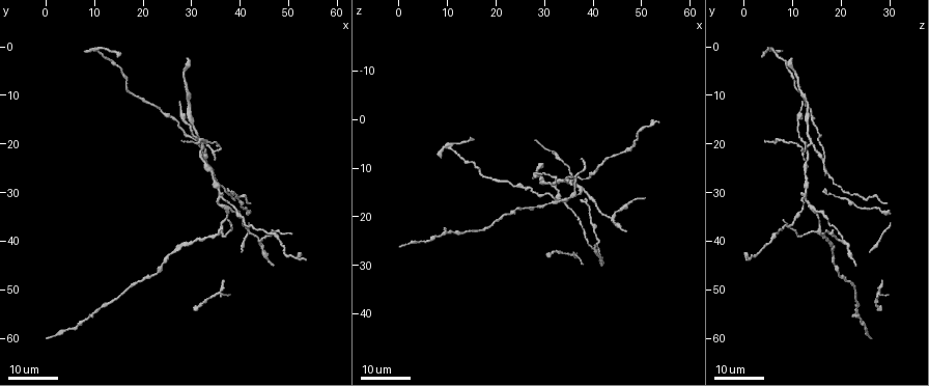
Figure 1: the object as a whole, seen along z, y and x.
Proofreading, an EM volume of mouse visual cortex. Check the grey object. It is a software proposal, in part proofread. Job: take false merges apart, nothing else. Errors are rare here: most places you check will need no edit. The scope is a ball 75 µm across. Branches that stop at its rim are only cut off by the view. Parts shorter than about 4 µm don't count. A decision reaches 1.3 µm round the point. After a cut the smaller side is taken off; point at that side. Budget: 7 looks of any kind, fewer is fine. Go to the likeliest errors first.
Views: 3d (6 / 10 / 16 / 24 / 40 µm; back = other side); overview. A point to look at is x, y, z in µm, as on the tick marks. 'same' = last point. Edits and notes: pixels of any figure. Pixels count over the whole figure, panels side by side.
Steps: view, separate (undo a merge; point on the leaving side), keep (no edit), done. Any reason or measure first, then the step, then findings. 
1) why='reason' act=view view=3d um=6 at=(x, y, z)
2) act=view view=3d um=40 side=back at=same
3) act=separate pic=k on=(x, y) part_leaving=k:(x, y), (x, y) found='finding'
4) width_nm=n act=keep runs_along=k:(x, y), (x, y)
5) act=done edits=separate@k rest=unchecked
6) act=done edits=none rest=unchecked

why='four or more arms meet' act=view view=3d um=24 at=(35.5, 31.5, 12.0)

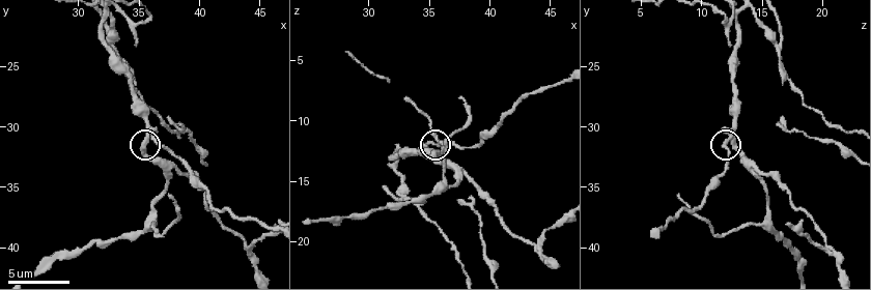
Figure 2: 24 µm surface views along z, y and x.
why='closer look' act=view view=3d um=10 at=(36.0, 31.0, 12.4)

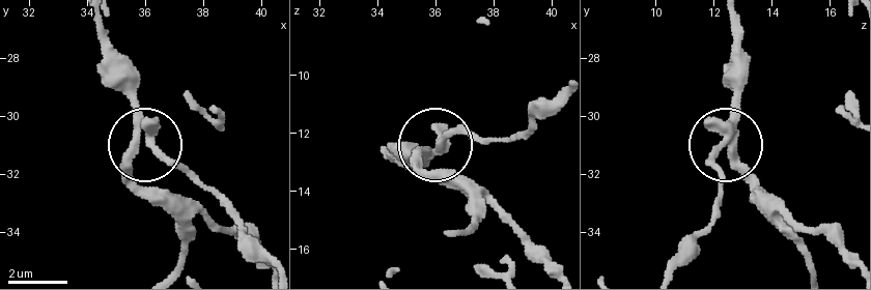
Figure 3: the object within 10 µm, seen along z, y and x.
side_arm_um=29 arms=4 act=keep found='continuous, no second cell'

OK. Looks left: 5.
why='three arms meet' act=view view=3d um=10 at=(44.2, 40.2, 20.0)

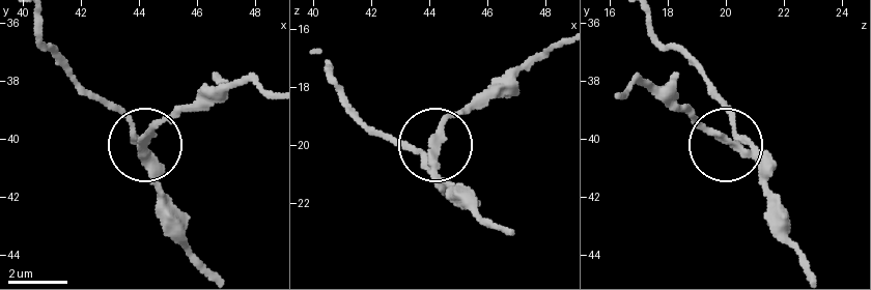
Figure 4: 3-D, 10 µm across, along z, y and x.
act=view view=3d um=6 at=(44.2, 40.1, 20.2)

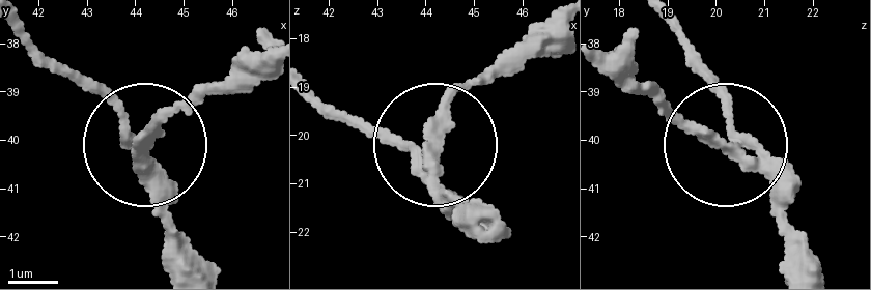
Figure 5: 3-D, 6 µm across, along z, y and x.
side_arm_um=7 act=keep runs_along=5:(19, 19), (131, 131), (168, 225) found='continuous, no second cell'

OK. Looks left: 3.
why='side arm on a straight run' act=view view=3d um=24 at=(33.0, 19.5, 13.0)

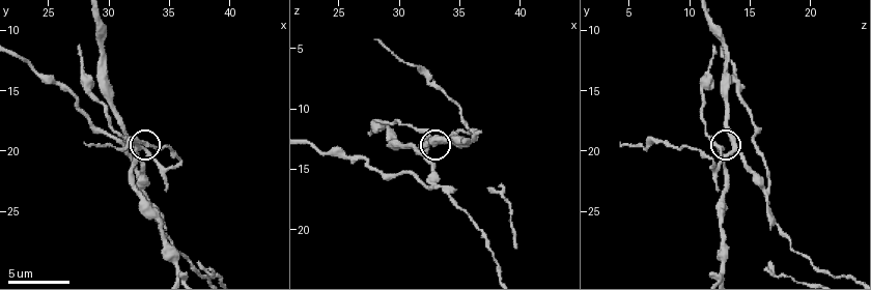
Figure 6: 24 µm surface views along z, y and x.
why='zoom in' act=view view=3d um=6 at=(32.6, 19.8, 12.4)

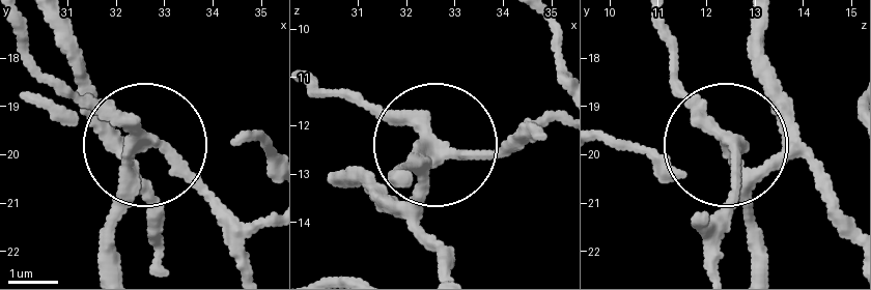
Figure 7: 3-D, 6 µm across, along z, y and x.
width_nm=250 act=keep runs_along=7:(121, 270), (110, 208), (138, 150), (64, 89) found='all the same cell'

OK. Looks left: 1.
why='thin arm on a thick one' act=view view=3d um=16 at=(36.0, 38.2, 15.2)

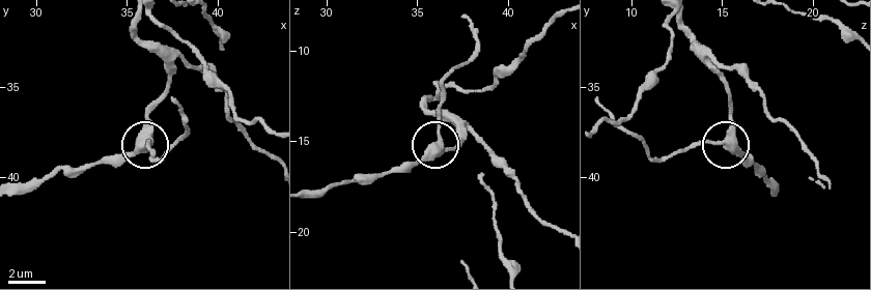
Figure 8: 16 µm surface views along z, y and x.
act=keep runs_along=8:(138, 21), (136, 34), (167, 71), (148, 118), (148, 150) found='continuous, no second cell'

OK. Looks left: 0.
act=done edits=none rest=unchecked

